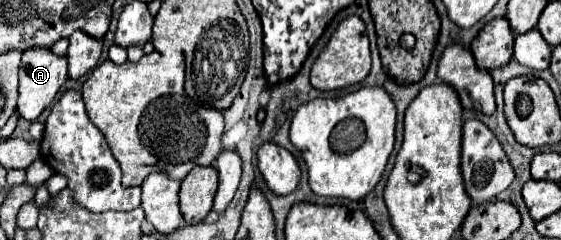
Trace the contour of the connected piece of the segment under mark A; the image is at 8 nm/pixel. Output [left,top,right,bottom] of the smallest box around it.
[17,47,67,119]

